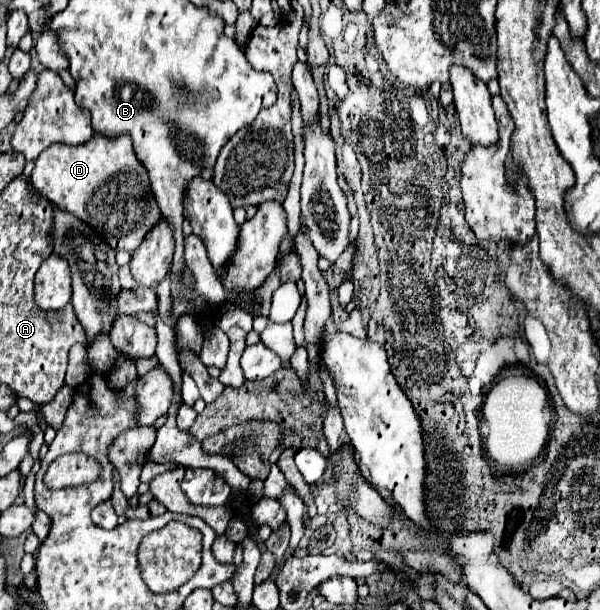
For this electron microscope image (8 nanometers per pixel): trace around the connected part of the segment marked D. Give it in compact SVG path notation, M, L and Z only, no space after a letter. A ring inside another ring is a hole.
M95 133L87 143L75 147L55 143L37 157L29 183L41 197L91 225L113 251L135 251L161 219L149 173L137 159L129 135L105 137Z

